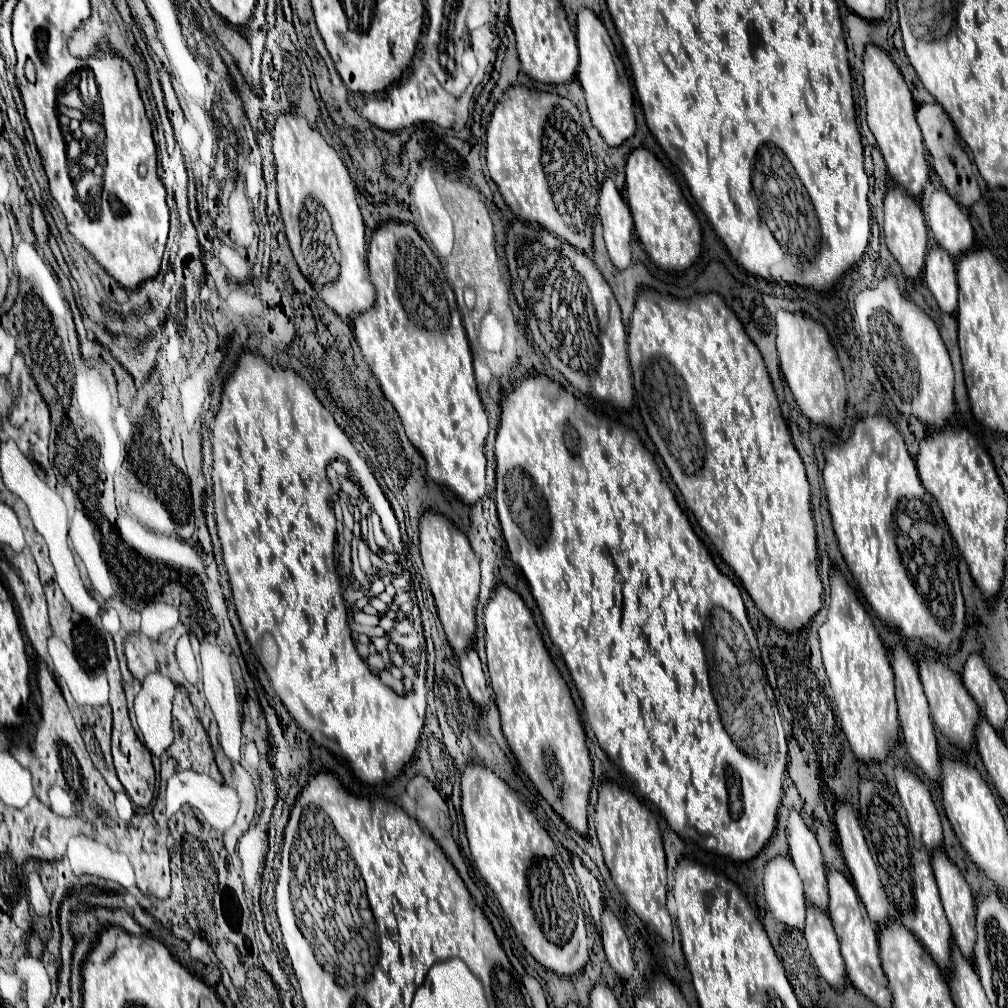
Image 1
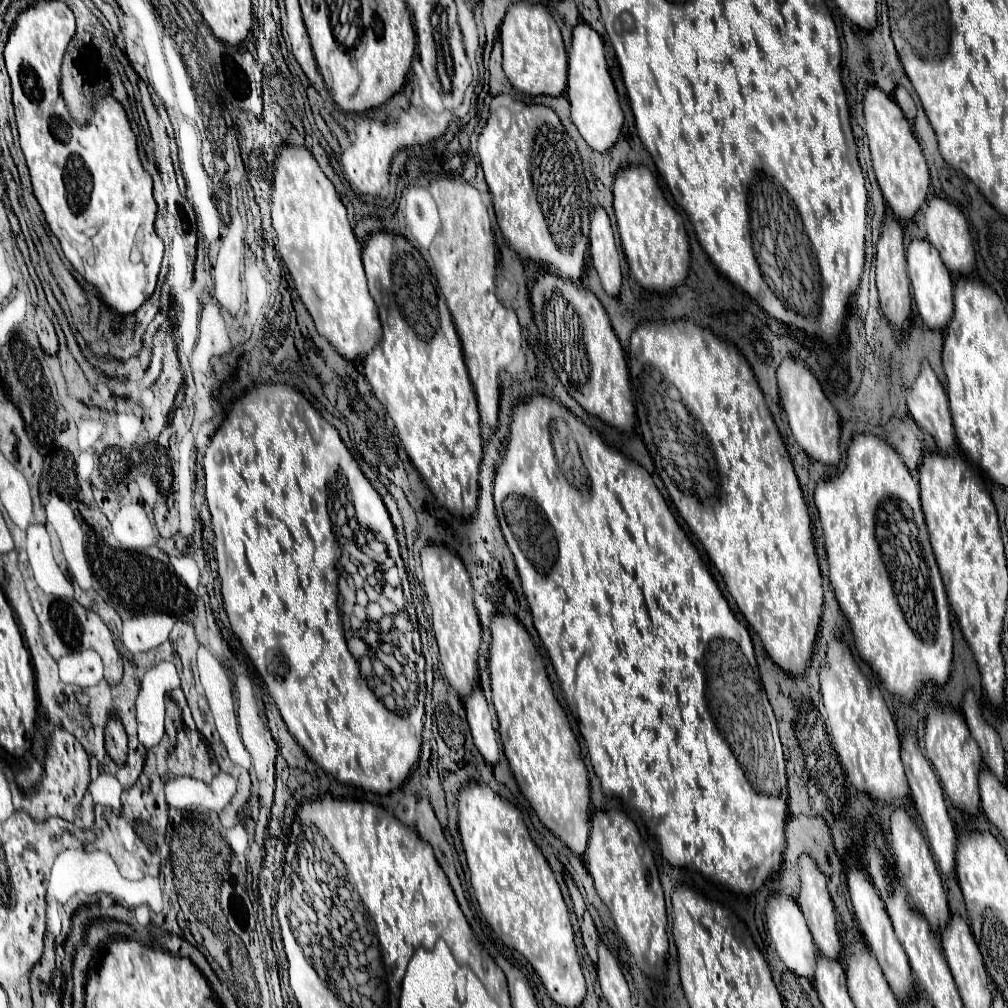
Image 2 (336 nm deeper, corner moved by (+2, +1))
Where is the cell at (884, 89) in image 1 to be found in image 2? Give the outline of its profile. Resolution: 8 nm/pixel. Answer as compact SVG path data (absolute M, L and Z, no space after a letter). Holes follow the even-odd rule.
M870 85L864 93L864 119L866 135L872 153L872 167L882 189L882 195L898 219L912 219L920 205L926 201L930 189L930 175L920 145L912 133L906 115L880 87Z

